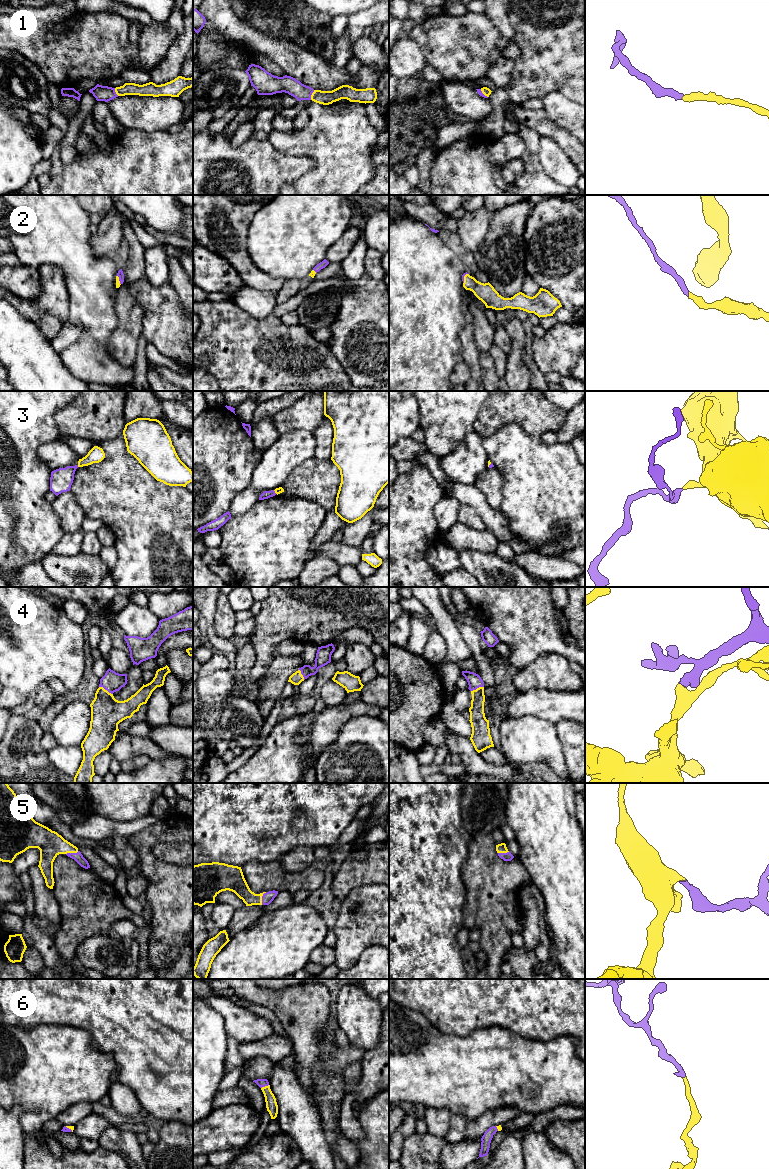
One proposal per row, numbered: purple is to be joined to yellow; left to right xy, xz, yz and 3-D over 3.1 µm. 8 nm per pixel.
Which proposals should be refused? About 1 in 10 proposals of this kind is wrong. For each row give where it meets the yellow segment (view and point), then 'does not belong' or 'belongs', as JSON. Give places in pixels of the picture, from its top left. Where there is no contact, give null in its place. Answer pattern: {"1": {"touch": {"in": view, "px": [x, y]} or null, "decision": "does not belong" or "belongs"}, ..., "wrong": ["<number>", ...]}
{"1": {"touch": {"in": "xz", "px": [311, 95]}, "decision": "belongs"}, "2": {"touch": {"in": "yz", "px": [464, 278]}, "decision": "belongs"}, "3": {"touch": {"in": "xz", "px": [275, 492]}, "decision": "belongs"}, "4": {"touch": {"in": "xy", "px": [106, 690]}, "decision": "belongs"}, "5": {"touch": {"in": "xz", "px": [261, 898]}, "decision": "belongs"}, "6": {"touch": {"in": "xz", "px": [265, 1086]}, "decision": "belongs"}, "wrong": []}

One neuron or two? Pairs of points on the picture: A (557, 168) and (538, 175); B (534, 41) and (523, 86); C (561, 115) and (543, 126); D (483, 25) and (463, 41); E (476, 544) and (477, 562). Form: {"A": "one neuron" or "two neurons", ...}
{"A": "two neurons", "B": "one neuron", "C": "two neurons", "D": "one neuron", "E": "two neurons"}

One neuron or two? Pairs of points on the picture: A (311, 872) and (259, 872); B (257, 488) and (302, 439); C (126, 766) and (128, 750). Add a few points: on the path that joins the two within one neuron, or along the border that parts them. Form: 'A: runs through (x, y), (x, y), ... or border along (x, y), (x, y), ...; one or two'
A: runs through (298, 879), (277, 879), (272, 876); one
B: runs through (266, 476), (290, 451); one
C: border along (150, 759), (146, 756), (134, 755), (121, 762); two

